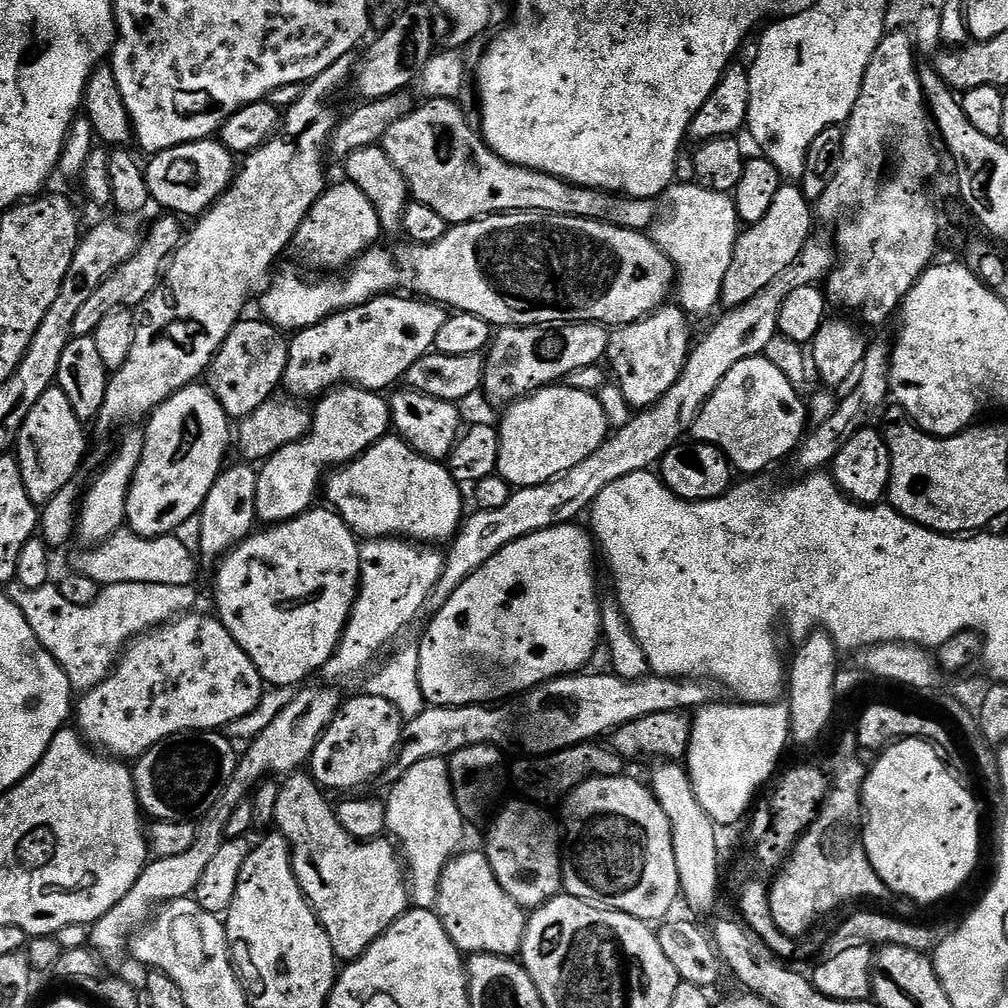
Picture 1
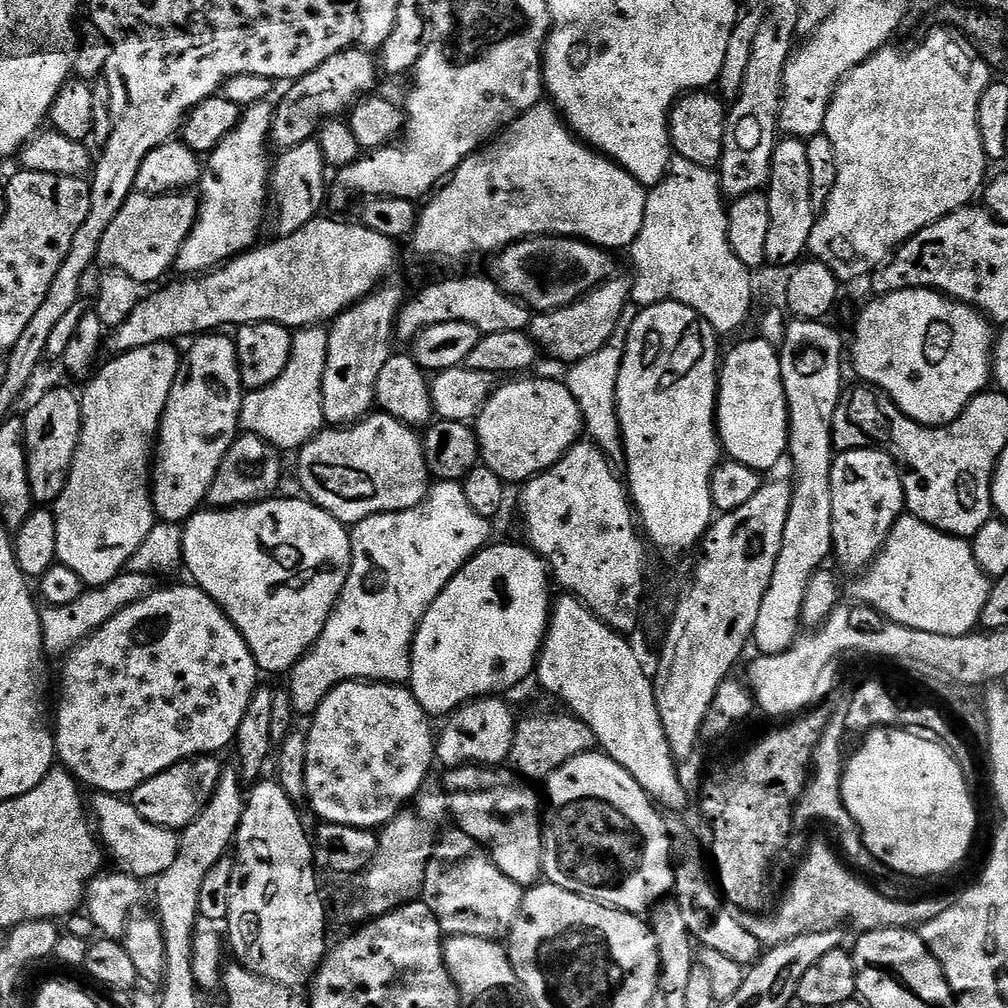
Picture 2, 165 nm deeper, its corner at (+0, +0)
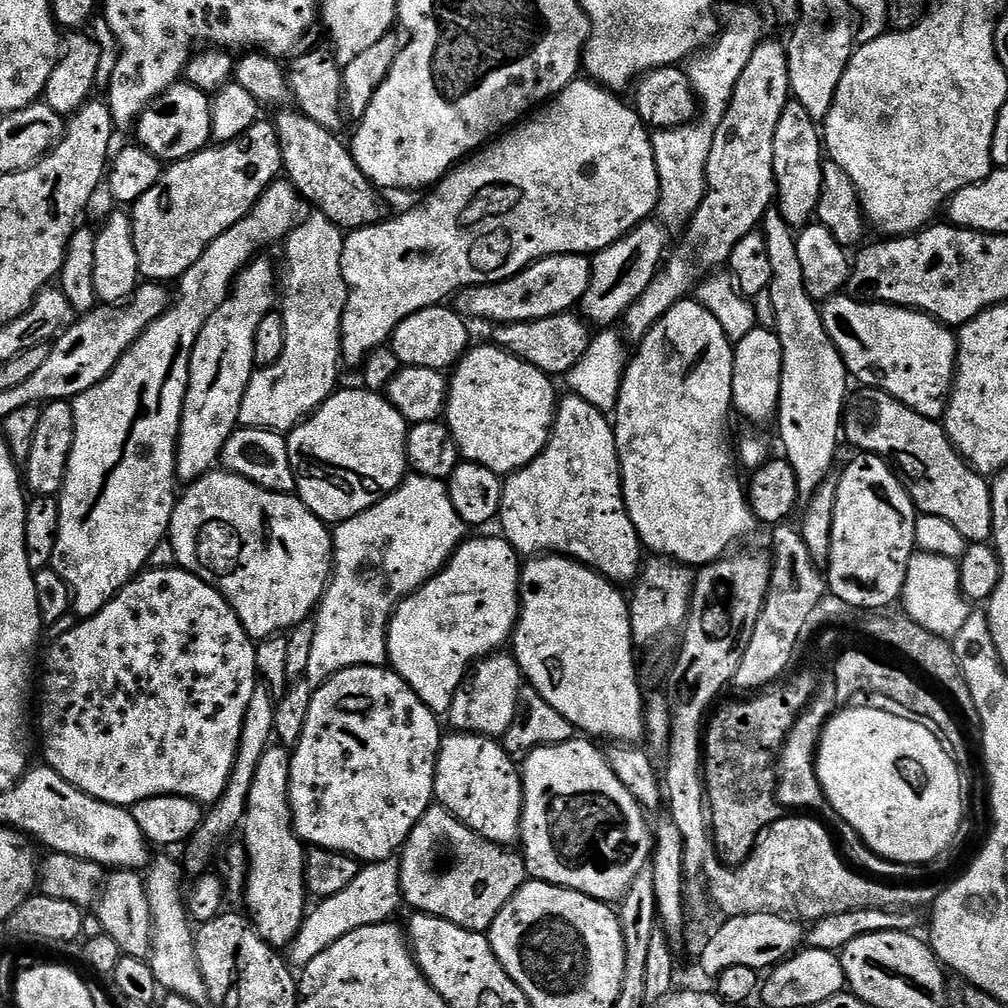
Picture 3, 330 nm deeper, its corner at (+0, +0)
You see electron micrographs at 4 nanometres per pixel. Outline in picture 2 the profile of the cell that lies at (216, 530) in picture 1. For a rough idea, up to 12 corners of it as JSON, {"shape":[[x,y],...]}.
{"shape":[[237,435],[208,491],[213,509],[271,500],[284,476],[273,444]]}

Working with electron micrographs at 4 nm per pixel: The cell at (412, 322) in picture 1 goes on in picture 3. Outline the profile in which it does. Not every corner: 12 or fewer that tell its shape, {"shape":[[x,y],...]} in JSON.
{"shape":[[587,255],[543,256],[508,280],[463,289],[454,307],[493,325],[572,312]]}

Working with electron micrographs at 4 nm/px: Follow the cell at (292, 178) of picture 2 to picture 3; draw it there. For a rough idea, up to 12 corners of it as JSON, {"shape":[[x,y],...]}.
{"shape":[[284,178],[187,268],[112,373],[71,401],[50,566],[87,618],[145,571],[178,499],[194,342]]}

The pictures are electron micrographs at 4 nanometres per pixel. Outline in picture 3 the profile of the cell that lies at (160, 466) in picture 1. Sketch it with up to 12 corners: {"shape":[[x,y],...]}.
{"shape":[[256,258],[194,342],[176,479],[213,471],[240,423],[276,272]]}

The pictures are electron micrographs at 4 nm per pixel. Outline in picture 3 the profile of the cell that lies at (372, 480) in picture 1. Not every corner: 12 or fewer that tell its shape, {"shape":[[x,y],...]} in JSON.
{"shape":[[332,393],[287,433],[295,495],[335,526],[409,471],[381,393]]}

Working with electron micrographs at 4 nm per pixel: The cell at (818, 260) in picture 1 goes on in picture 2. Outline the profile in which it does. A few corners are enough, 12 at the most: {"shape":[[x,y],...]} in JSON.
{"shape":[[951,31],[840,81],[808,239],[871,277],[969,207],[993,65]]}

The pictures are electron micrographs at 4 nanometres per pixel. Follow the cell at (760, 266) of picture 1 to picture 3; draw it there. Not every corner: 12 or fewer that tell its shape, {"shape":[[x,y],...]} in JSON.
{"shape":[[790,102],[774,130],[775,207],[792,230],[816,215],[826,149]]}

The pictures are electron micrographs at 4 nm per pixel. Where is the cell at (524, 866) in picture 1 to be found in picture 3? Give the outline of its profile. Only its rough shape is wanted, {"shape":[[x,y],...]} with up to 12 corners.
{"shape":[[453,731],[434,800],[495,844],[520,840],[524,782],[491,736]]}

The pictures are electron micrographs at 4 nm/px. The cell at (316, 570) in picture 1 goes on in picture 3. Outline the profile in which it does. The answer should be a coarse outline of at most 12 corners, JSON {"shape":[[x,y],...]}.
{"shape":[[213,470],[179,493],[175,563],[253,641],[315,613],[332,532]]}

